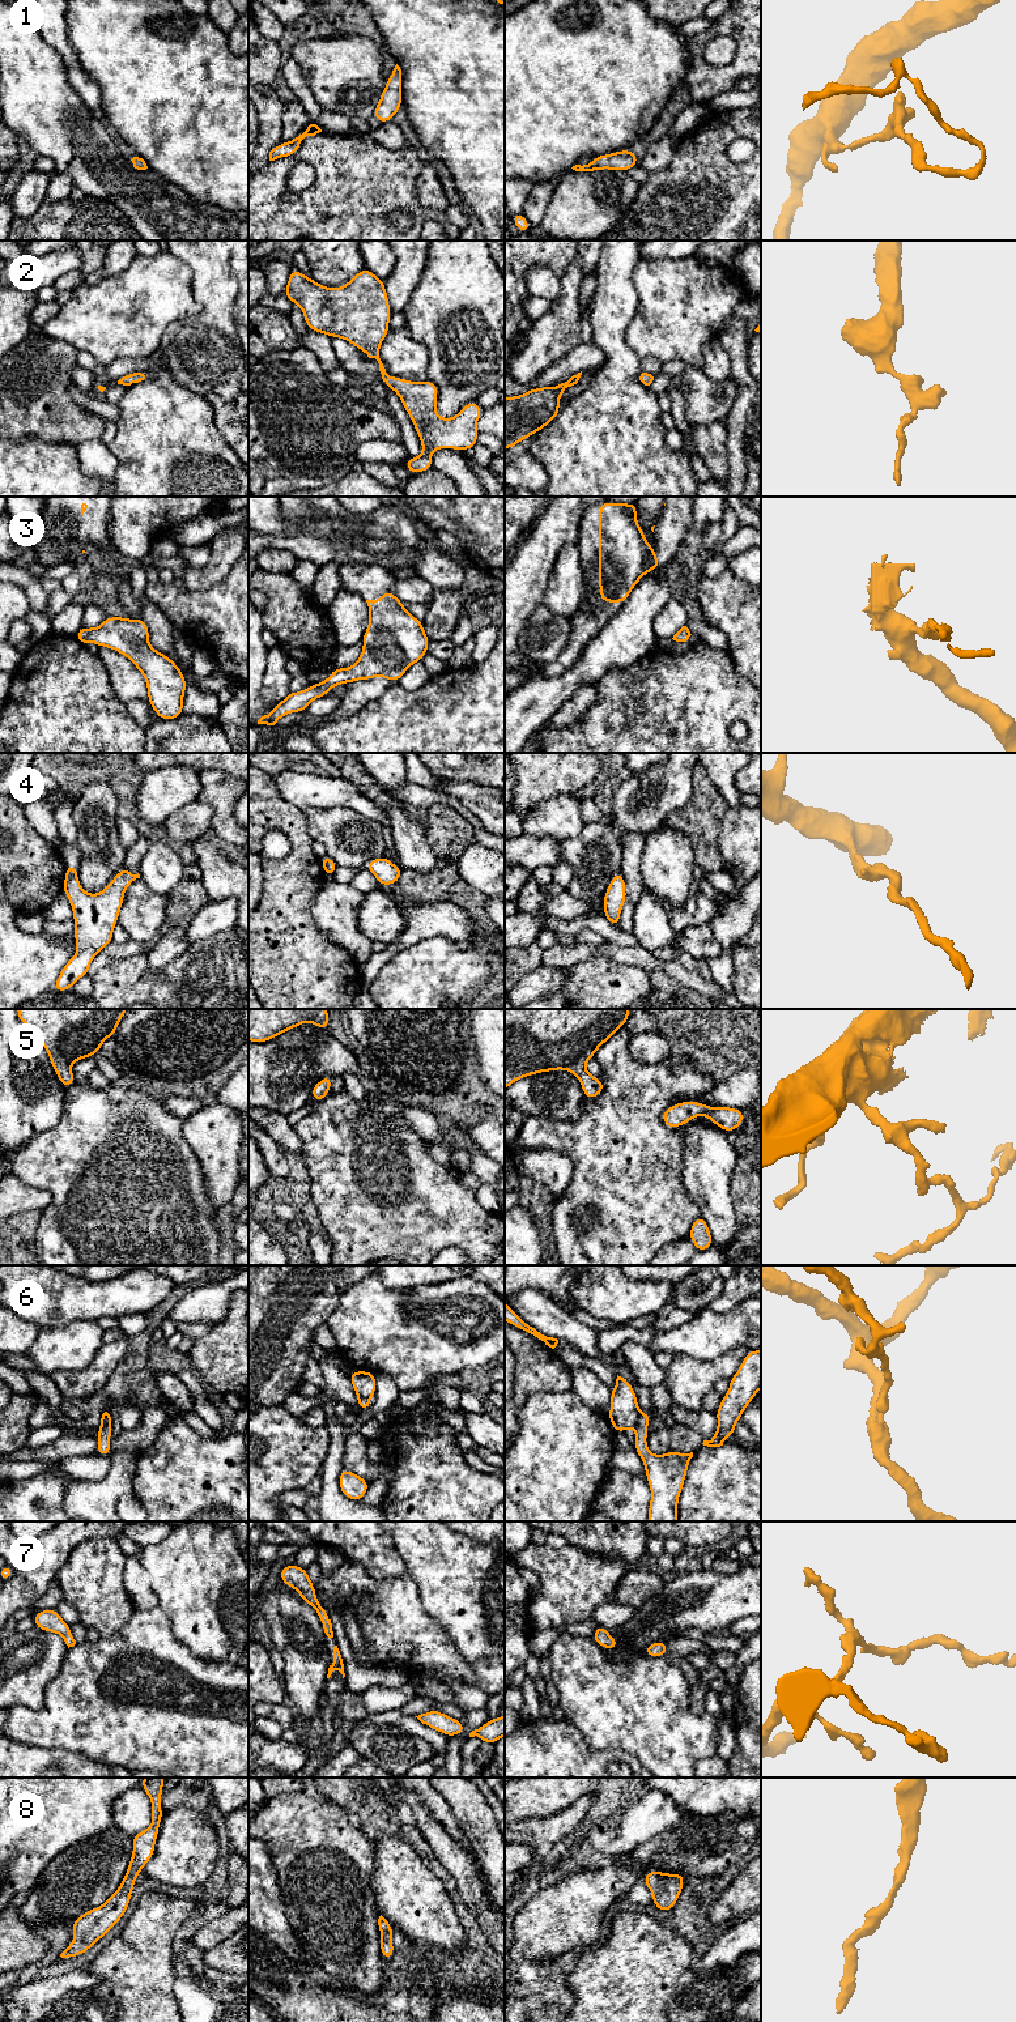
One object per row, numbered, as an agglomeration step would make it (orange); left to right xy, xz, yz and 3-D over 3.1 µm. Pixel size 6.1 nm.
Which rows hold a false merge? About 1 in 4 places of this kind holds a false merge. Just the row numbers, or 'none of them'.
6

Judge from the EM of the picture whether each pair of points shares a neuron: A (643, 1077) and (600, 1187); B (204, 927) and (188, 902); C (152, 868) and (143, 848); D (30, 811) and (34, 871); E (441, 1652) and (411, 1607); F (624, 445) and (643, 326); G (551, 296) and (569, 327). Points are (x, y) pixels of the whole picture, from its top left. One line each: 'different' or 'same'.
A: same
B: different
C: different
D: different
E: same
F: different
G: different

